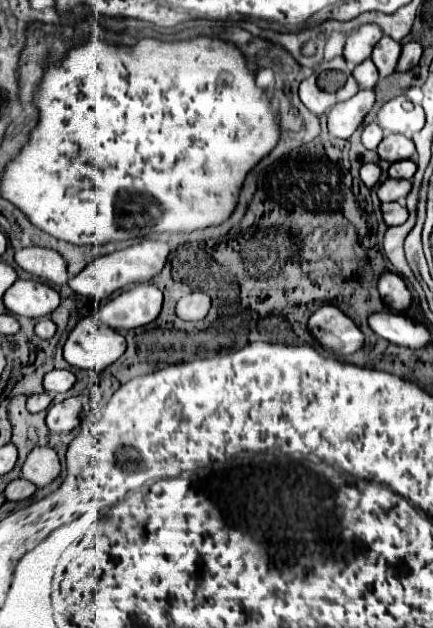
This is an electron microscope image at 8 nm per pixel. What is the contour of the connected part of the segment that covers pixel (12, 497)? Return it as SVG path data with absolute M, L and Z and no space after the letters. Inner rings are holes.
M19 477L19 479L13 479L13 481L7 485L5 497L7 497L7 501L21 501L21 499L31 497L31 495L35 493L35 489L37 489L37 487L35 487L31 481L25 481L23 477Z

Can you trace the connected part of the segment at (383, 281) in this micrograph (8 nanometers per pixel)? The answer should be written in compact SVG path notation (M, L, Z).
M383 271L381 275L377 275L377 291L389 309L401 311L411 303L411 291L397 273Z

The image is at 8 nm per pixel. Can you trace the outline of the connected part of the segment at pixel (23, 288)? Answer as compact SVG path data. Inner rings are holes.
M15 281L3 295L5 307L15 315L45 317L59 305L59 293L41 281Z

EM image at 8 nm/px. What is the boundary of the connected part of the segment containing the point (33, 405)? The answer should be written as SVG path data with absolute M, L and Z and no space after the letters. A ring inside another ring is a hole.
M39 393L39 395L31 395L27 399L27 411L29 413L39 413L39 411L45 411L49 405L51 405L51 395L49 393Z

